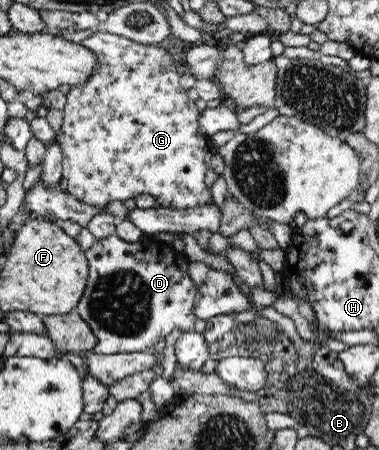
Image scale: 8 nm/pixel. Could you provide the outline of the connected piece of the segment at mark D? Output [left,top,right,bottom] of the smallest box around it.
[76,234,198,354]

